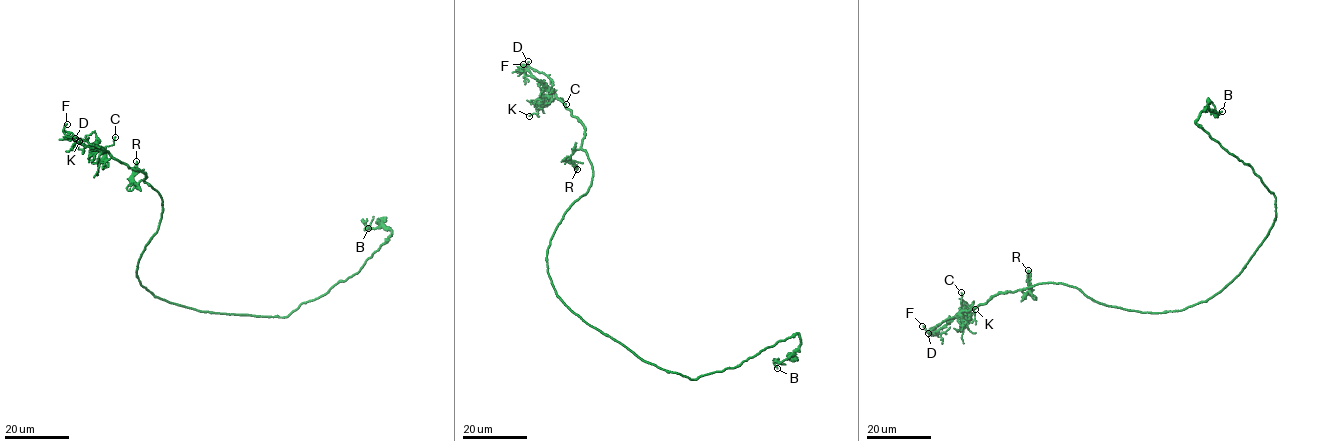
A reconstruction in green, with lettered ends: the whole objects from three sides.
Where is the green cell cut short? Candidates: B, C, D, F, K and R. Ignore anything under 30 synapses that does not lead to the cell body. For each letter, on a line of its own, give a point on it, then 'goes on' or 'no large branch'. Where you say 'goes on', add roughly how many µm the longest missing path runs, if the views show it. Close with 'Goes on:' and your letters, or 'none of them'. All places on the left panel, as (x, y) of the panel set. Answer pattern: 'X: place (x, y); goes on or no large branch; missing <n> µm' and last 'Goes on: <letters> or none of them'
B: place (368, 228); no large branch
C: place (115, 137); no large branch
D: place (75, 138); no large branch
F: place (67, 124); goes on; missing 50 µm
K: place (79, 141); no large branch
R: place (136, 161); no large branch
Goes on: F

